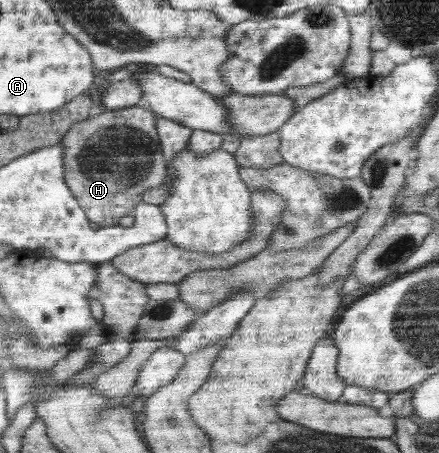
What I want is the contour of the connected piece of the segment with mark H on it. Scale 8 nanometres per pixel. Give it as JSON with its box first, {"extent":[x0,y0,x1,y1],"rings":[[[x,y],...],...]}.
{"extent":[60,104,168,228],"rings":[[[139,104],[77,122],[60,142],[65,145],[64,179],[88,219],[101,228],[132,214],[145,192],[161,186],[168,174],[155,114]]]}

